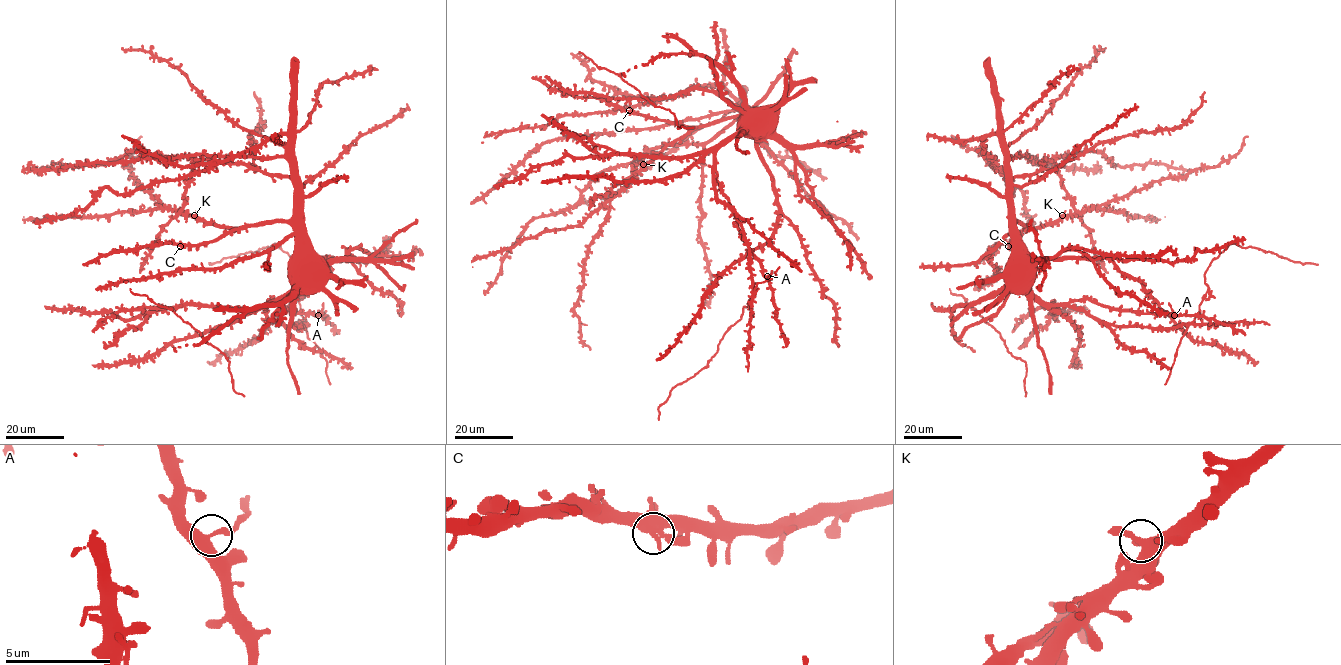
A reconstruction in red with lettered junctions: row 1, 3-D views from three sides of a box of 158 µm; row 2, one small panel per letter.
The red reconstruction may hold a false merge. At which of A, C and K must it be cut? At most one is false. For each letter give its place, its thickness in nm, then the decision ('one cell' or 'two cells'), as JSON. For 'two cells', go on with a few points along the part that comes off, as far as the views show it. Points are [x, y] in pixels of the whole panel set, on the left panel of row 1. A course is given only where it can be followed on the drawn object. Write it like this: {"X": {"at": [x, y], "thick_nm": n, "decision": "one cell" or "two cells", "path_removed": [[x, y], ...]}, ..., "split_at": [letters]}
{"A": {"at": [318, 315], "thick_nm": 360, "decision": "two cells", "path_removed": [[318, 315], [323, 302]]}, "C": {"at": [180, 246], "thick_nm": 360, "decision": "one cell"}, "K": {"at": [194, 215], "thick_nm": 340, "decision": "one cell"}, "split_at": ["A"]}

